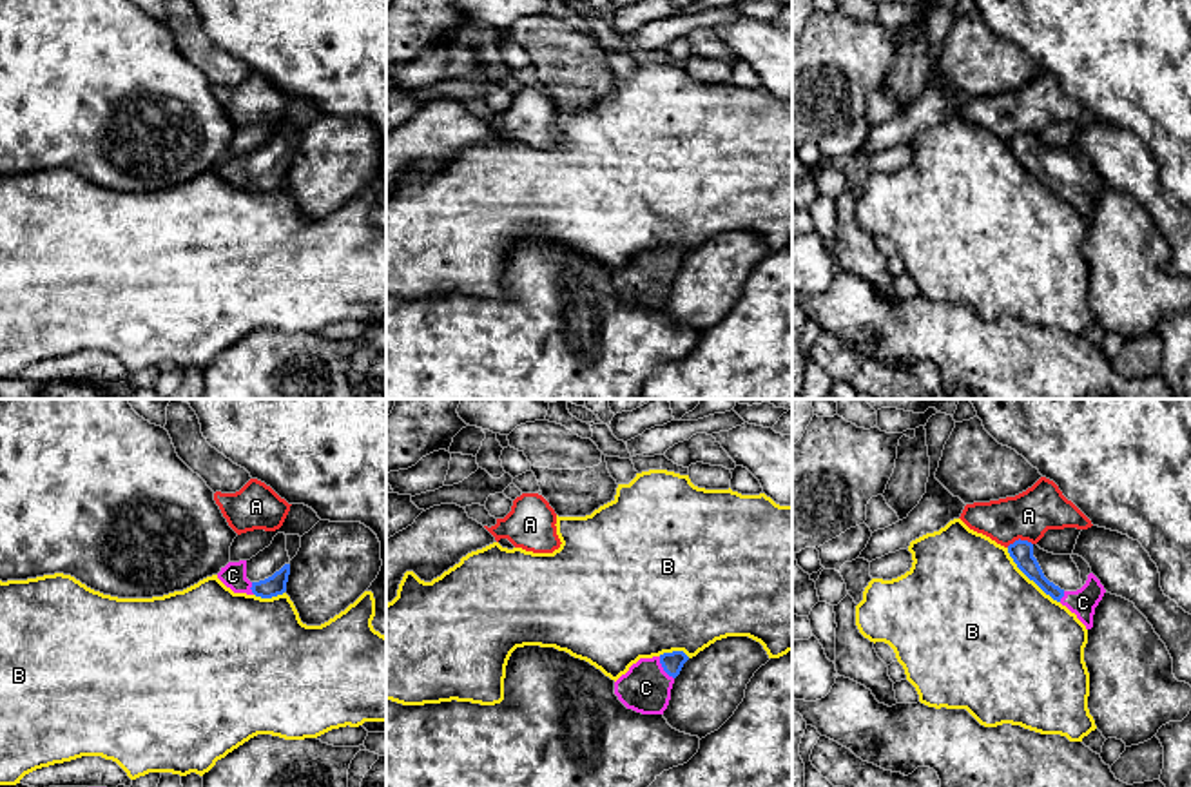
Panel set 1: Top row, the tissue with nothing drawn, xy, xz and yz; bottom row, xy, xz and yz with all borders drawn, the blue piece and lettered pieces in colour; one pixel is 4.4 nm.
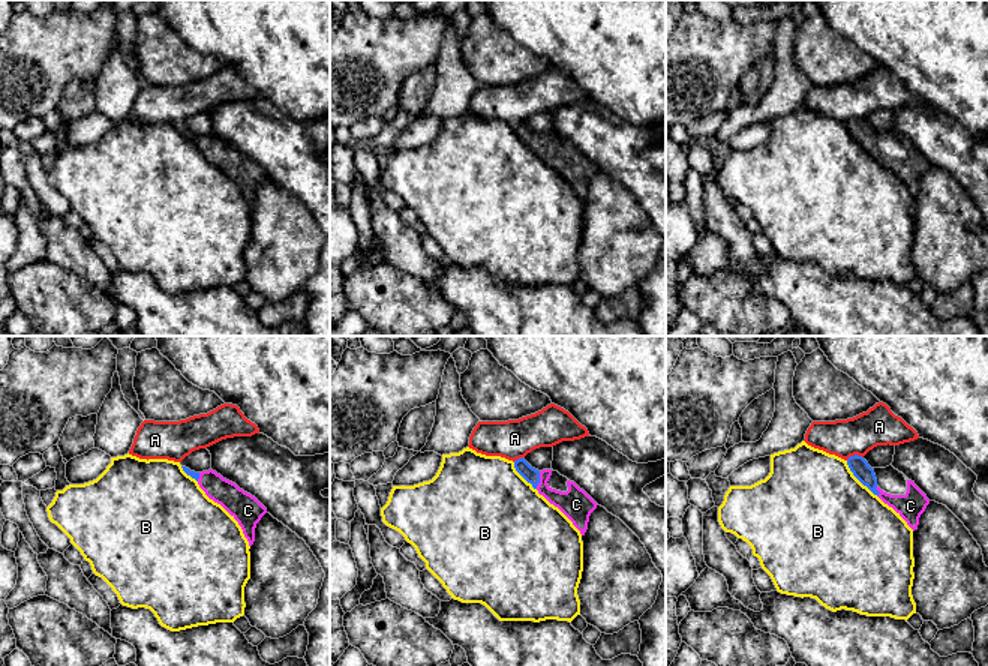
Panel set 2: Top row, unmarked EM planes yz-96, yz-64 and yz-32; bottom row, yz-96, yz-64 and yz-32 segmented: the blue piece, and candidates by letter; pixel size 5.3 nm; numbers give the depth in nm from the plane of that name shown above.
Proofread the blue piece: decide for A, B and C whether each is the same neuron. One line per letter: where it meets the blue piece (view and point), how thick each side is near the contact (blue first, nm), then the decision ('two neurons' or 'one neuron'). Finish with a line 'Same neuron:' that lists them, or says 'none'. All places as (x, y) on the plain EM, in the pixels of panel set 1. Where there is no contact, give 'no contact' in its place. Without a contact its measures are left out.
A: yz (1019, 133) | 100/220 nm | two neurons
B: yz (1030, 173) | 100/500 nm | two neurons
C: xz (664, 262) | 90/220 nm | one neuron
Same neuron: C

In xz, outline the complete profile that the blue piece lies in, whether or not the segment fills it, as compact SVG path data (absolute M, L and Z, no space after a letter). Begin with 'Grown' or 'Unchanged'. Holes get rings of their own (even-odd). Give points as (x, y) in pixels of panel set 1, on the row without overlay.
Grown. M683 245L640 252L615 276L615 288L627 303L642 308L663 308L674 272L687 254Z

